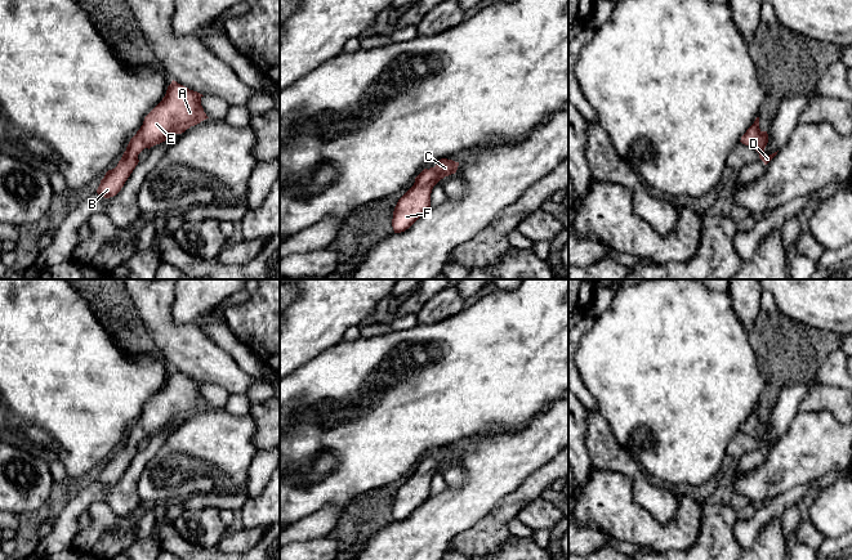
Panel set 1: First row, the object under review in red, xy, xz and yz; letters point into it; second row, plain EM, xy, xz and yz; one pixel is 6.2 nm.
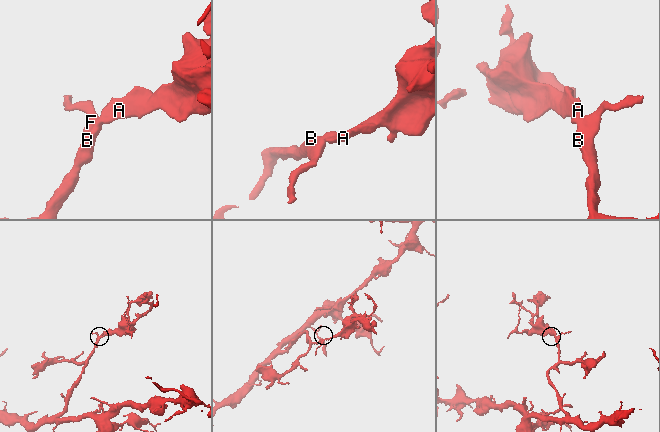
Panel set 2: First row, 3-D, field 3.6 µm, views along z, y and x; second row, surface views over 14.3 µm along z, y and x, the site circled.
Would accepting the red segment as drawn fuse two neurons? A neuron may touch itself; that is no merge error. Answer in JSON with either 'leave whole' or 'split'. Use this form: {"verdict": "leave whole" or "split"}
{"verdict": "leave whole"}

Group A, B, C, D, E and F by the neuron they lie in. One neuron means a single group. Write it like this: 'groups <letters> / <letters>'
groups A B C D E F

